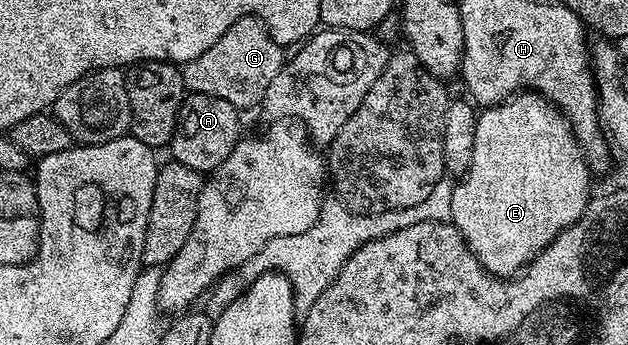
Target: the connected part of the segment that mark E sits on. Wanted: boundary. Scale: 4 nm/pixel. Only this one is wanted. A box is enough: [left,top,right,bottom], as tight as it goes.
[450,90,593,278]

